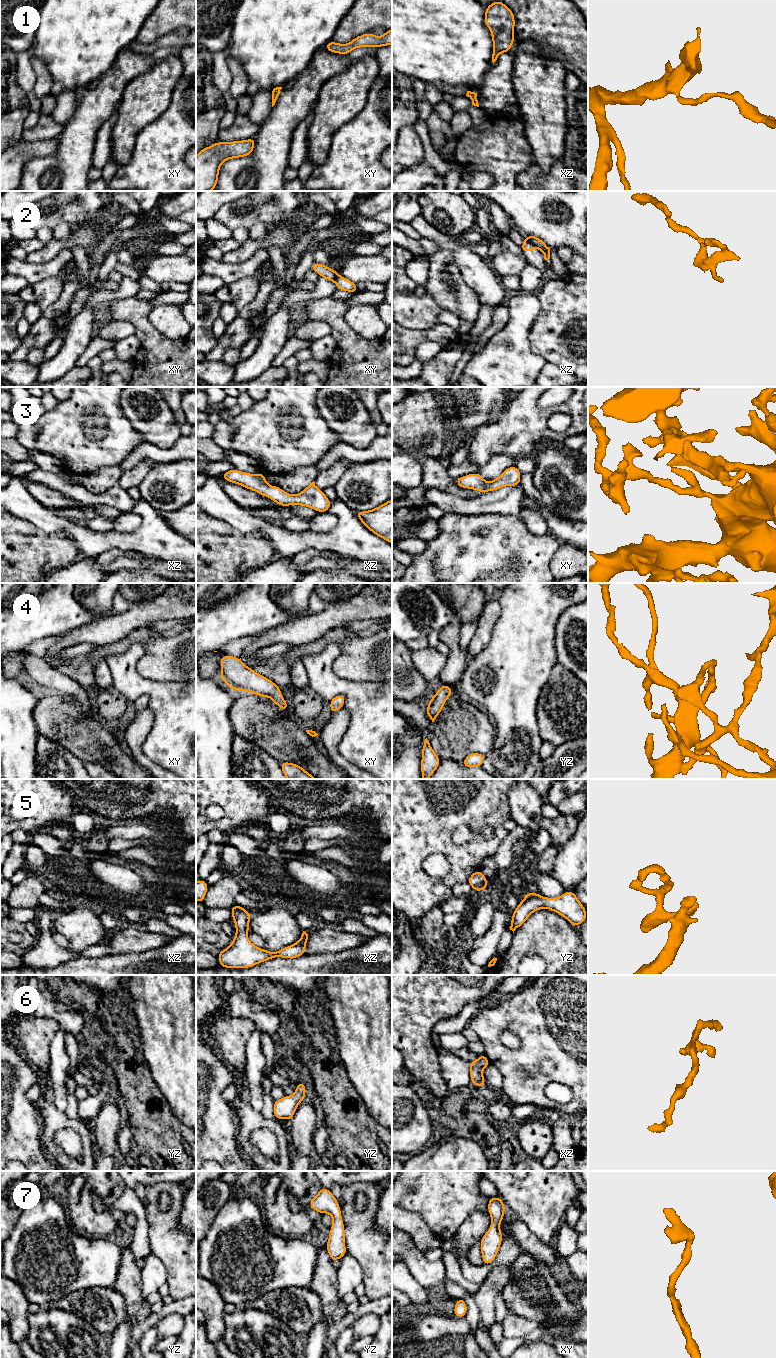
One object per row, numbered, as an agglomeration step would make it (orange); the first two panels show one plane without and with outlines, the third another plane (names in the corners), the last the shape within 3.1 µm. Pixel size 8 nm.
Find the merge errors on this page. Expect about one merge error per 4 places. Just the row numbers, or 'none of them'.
2

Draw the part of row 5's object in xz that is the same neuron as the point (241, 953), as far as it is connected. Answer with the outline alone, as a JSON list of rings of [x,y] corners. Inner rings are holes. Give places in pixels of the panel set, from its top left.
[[[235,904],[229,909],[235,923],[236,935],[231,945],[218,953],[219,966],[225,968],[250,968],[258,963],[273,959],[297,958],[305,955],[308,934],[303,931],[296,944],[282,948],[276,952],[266,951],[253,945],[247,938],[251,914],[243,907]]]

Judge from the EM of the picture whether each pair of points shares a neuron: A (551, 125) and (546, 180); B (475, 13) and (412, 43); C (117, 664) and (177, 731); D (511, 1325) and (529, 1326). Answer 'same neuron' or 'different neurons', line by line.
A: different neurons
B: same neuron
C: same neuron
D: same neuron

